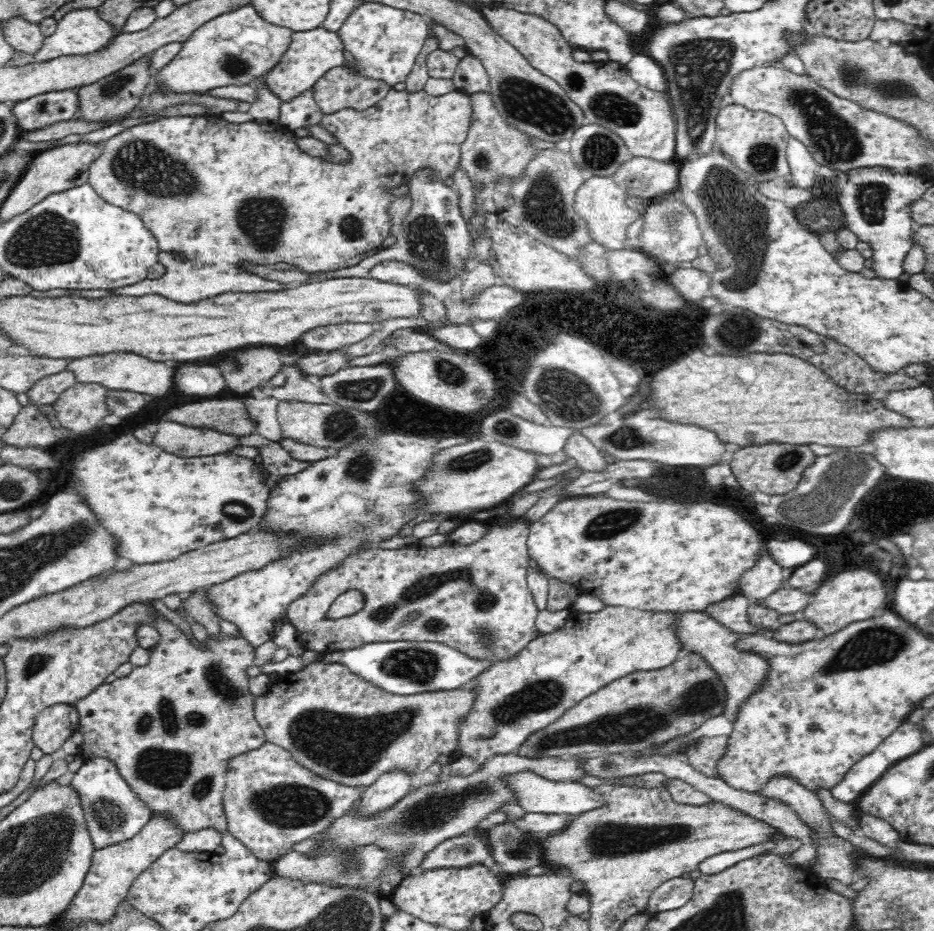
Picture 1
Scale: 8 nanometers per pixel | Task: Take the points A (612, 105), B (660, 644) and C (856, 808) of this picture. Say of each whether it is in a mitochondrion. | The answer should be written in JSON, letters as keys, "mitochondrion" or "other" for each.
{"A":"mitochondrion","B":"other","C":"other"}

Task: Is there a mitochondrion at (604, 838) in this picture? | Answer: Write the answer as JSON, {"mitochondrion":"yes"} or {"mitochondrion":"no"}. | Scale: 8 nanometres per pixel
{"mitochondrion":"yes"}

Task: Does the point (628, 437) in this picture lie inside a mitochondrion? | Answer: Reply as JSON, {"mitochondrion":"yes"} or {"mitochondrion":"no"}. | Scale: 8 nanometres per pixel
{"mitochondrion":"yes"}

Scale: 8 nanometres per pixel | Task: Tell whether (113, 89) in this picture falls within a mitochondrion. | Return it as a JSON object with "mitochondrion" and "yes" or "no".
{"mitochondrion":"yes"}

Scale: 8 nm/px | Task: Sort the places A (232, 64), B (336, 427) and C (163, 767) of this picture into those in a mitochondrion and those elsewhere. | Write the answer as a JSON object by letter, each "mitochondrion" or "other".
{"A":"mitochondrion","B":"mitochondrion","C":"mitochondrion"}

